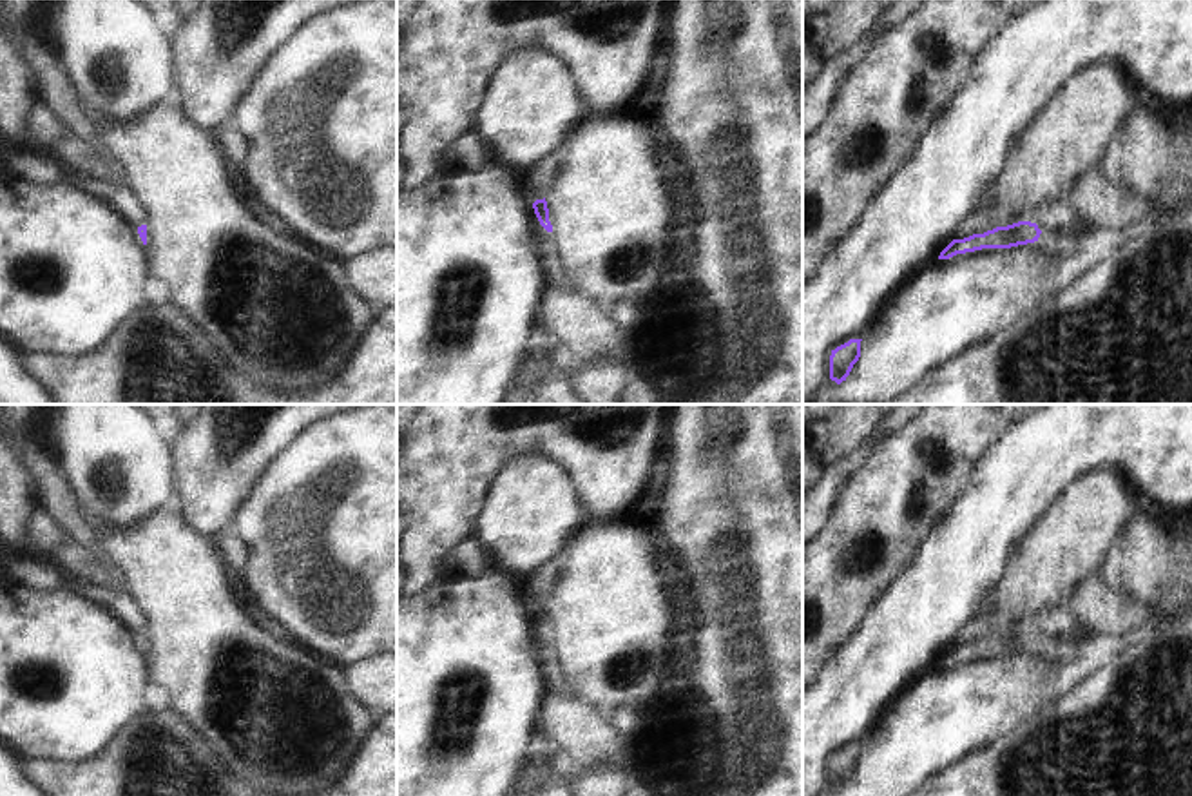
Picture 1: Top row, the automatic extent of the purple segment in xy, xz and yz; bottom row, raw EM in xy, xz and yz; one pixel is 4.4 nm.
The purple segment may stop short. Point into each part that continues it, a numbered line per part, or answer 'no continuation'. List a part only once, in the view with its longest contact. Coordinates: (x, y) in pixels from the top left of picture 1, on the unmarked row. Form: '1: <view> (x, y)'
no continuation

